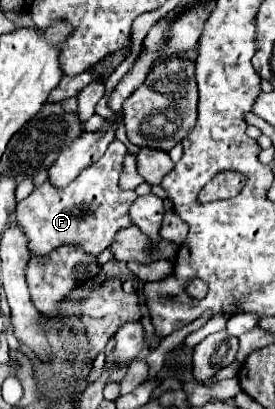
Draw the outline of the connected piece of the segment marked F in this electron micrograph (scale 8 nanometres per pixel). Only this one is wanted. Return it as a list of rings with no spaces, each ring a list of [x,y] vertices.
[[[114,139],[100,161],[82,171],[82,175],[78,175],[78,179],[74,179],[68,187],[58,191],[56,187],[50,187],[48,181],[44,181],[16,205],[16,223],[28,237],[30,255],[42,257],[66,243],[78,243],[86,251],[98,255],[114,243],[120,229],[132,225],[128,209],[138,195],[118,187],[118,177],[124,169],[124,155],[126,147]]]

